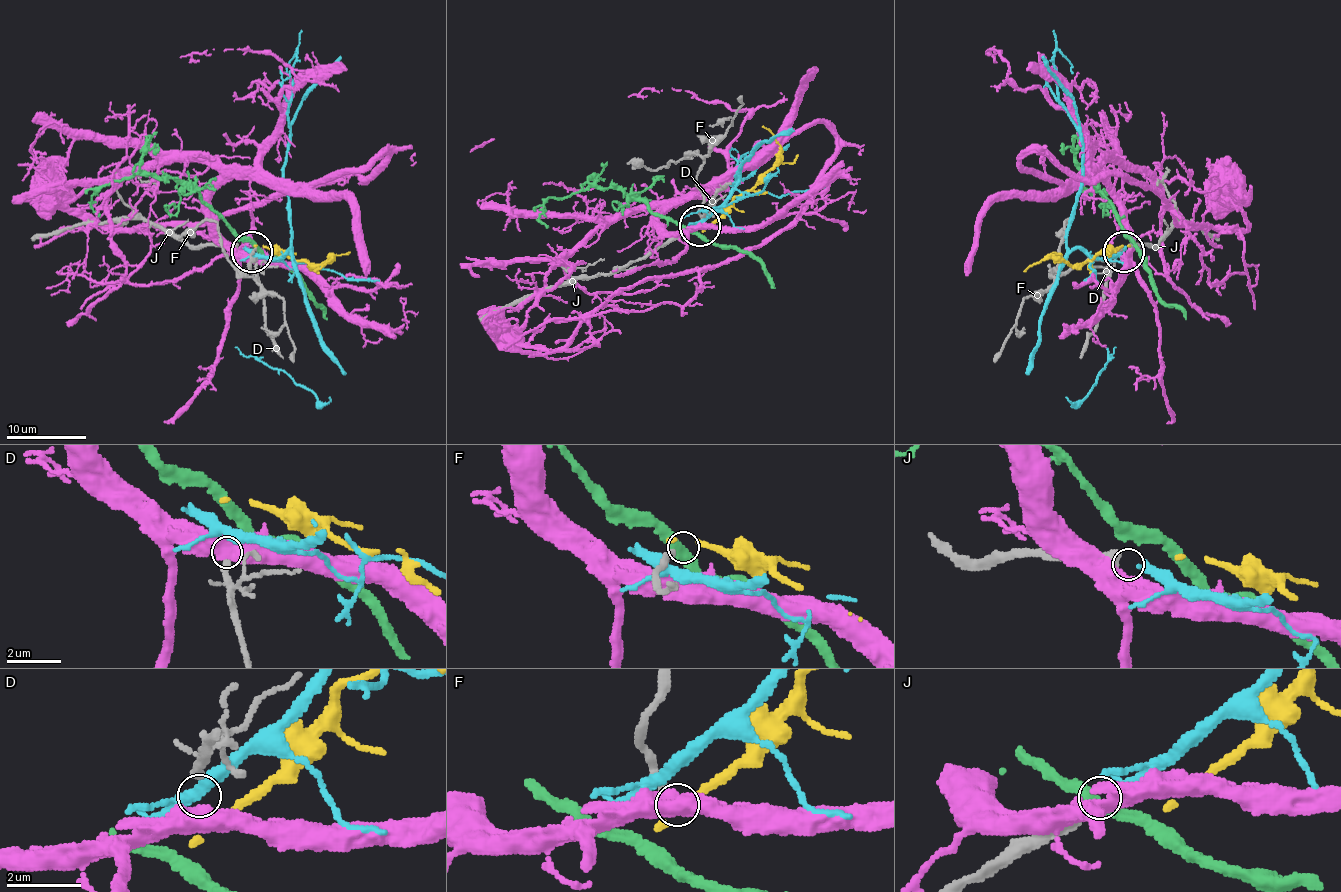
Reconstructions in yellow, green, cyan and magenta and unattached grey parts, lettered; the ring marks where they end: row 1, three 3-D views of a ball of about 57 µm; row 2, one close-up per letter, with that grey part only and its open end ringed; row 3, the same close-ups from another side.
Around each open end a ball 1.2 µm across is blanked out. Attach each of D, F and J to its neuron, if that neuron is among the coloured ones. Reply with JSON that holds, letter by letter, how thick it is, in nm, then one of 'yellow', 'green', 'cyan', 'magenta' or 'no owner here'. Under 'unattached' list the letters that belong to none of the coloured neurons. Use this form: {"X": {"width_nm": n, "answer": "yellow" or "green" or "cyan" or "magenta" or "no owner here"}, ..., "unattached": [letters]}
{"D": {"width_nm": 160, "answer": "magenta"}, "F": {"width_nm": 240, "answer": "no owner here"}, "J": {"width_nm": 360, "answer": "cyan"}, "unattached": ["F"]}

